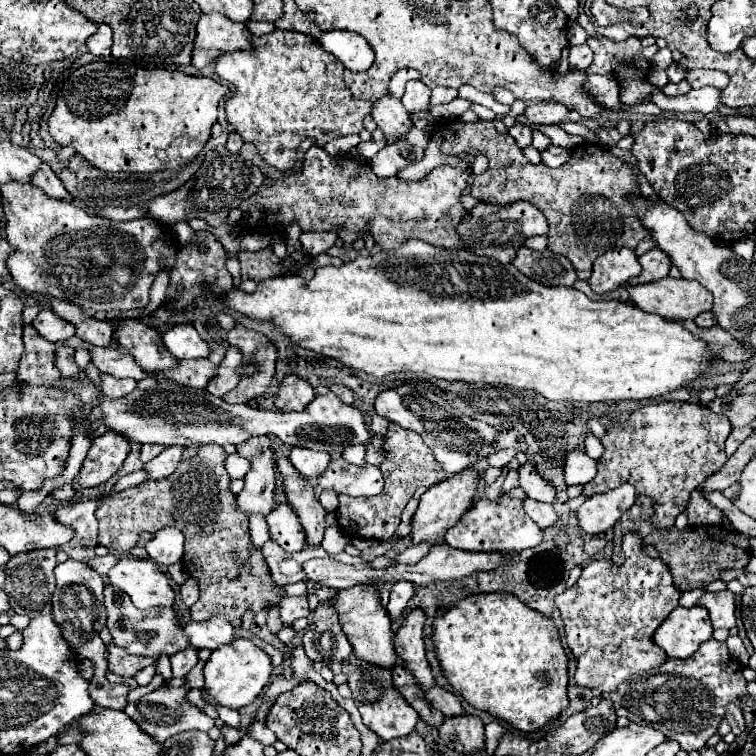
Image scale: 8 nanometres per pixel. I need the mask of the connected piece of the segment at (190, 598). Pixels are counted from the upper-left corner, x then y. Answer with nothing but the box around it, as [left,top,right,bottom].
[179,578,199,608]

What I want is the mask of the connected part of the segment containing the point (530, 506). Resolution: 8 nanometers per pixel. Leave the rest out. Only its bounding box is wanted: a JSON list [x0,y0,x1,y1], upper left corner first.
[523,498,557,528]

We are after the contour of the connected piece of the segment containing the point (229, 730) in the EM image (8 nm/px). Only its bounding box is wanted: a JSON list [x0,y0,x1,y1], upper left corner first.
[221,724,241,746]

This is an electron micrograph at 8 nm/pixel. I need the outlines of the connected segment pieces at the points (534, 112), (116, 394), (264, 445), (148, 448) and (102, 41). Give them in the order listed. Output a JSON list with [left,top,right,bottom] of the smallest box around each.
[[523,102,567,124],[101,374,137,398],[237,436,275,516],[139,444,163,464],[87,24,113,58]]

